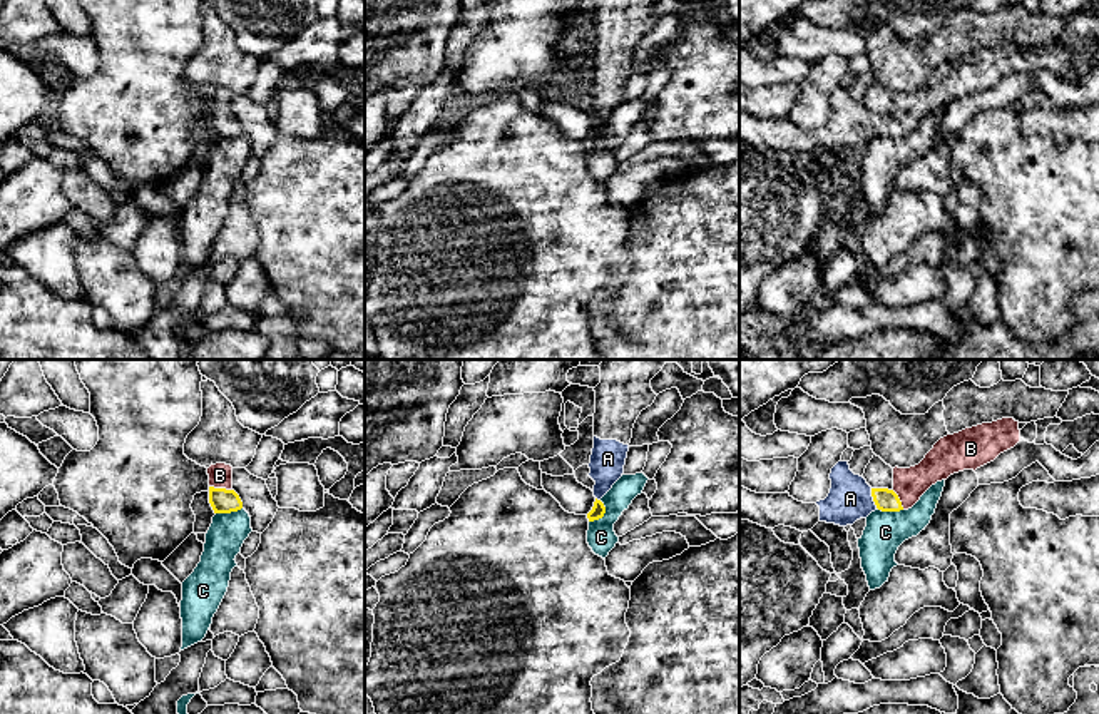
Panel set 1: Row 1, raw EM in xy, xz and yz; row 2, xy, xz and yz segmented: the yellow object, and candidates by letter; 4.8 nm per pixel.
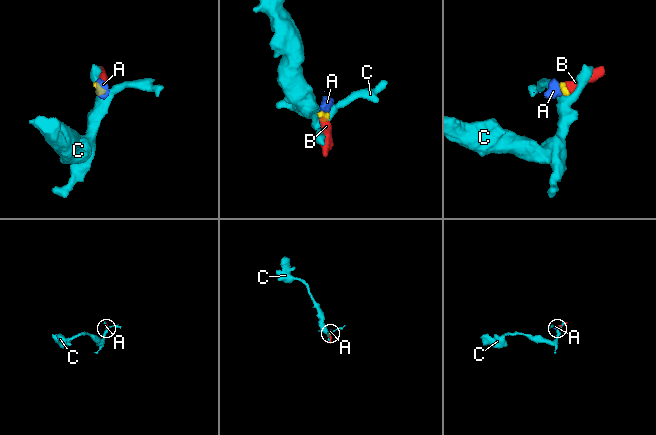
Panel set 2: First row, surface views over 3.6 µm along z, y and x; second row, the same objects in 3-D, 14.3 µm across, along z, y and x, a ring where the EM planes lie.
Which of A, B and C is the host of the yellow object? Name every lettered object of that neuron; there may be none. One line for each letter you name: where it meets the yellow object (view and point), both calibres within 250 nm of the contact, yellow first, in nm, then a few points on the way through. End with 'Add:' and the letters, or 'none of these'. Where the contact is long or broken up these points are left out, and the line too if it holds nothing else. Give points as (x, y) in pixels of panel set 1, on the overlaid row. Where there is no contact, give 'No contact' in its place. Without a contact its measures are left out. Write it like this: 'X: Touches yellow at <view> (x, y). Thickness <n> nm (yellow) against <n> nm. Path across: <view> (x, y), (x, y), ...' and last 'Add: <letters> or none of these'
A: Touches yellow at yz (874, 499). Thickness 110 nm (yellow) against 220 nm. Path across: yz (887, 500), (874, 499), (850, 499)
B: Touches yellow at xy (221, 489). Thickness 120 nm (yellow) against 110 nm. Path across: xy (223, 500), (221, 489), (219, 475)
Add: A, B

